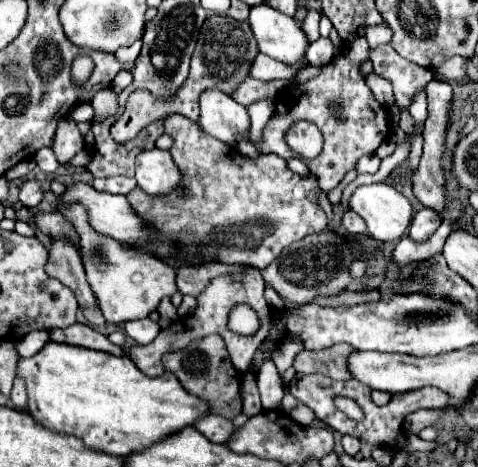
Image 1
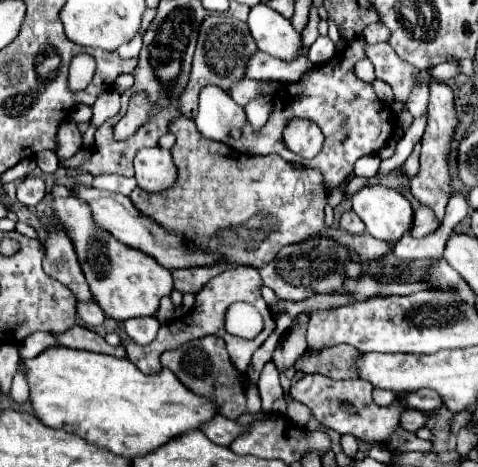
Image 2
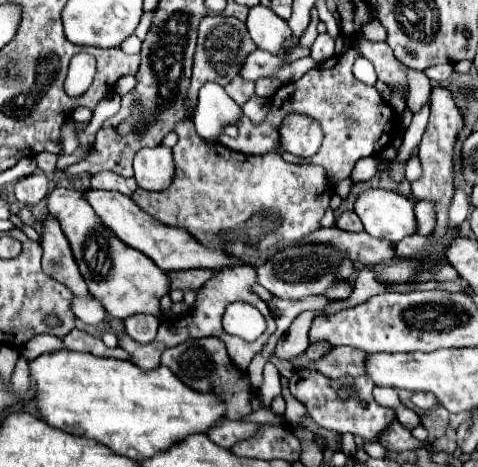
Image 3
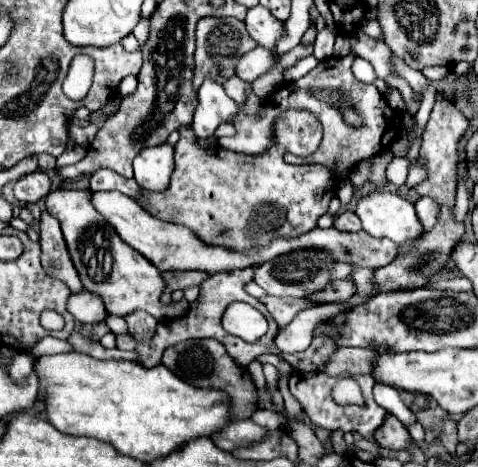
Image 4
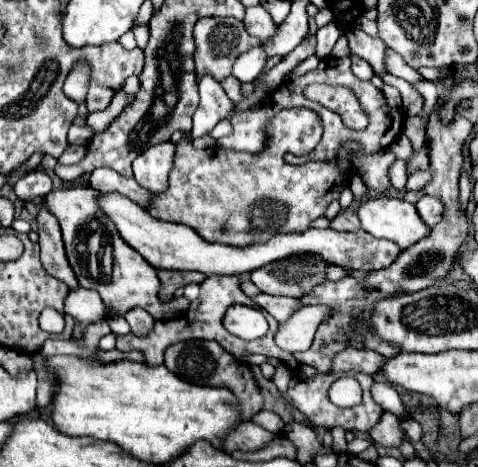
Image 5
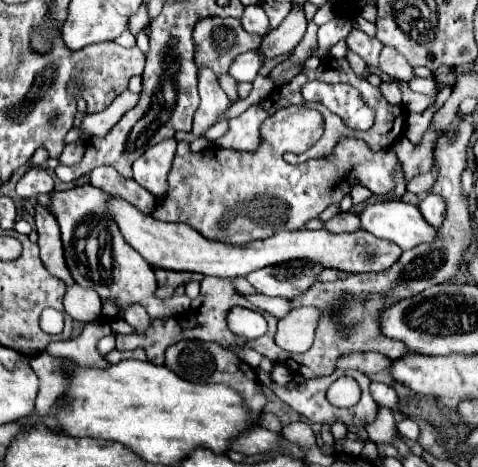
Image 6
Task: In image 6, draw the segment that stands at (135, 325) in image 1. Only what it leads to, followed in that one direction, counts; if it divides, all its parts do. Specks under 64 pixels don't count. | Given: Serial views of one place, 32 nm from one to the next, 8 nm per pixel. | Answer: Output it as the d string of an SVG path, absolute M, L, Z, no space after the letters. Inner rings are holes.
M138 304L128 306L128 308L122 312L122 318L124 318L136 332L144 332L144 330L148 330L150 324L152 324L152 318L148 316L148 312L146 312L142 306L138 306Z

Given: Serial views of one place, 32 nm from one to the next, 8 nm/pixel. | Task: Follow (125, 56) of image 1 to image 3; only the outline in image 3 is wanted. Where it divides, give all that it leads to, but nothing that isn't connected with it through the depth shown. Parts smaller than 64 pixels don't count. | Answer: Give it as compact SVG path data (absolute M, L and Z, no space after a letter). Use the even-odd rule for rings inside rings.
M130 36L128 40L122 42L120 50L122 50L124 54L138 54L138 52L140 52L140 46L142 46L142 40L140 40L138 36Z

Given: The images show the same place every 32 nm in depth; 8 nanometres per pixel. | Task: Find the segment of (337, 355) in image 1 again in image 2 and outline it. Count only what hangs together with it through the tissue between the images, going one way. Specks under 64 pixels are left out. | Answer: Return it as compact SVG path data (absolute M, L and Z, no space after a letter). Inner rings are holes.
M338 344L332 348L324 348L318 354L308 354L304 352L294 368L298 372L320 372L332 380L348 380L348 378L356 378L356 370L352 360L358 356L360 352L356 352L352 346L346 344Z

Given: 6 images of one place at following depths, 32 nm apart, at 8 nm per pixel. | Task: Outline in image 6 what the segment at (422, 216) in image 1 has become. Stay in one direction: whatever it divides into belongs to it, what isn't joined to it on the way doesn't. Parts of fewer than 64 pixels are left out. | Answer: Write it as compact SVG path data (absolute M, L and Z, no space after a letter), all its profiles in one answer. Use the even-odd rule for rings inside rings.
M428 194L428 196L418 204L418 210L420 210L420 214L424 216L424 220L426 220L428 224L432 224L432 226L438 226L438 224L444 220L444 216L446 216L446 204L444 204L444 200L442 200L440 196L436 196L436 194Z

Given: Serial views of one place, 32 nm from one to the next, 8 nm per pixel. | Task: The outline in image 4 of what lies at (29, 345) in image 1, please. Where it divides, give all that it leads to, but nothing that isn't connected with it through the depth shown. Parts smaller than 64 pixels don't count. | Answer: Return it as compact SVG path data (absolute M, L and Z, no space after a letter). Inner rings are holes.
M44 336L32 346L32 350L28 350L28 354L32 354L34 358L40 358L44 354L58 354L58 352L66 352L66 350L72 350L66 340L58 340L58 338L52 338L52 336L46 338Z

